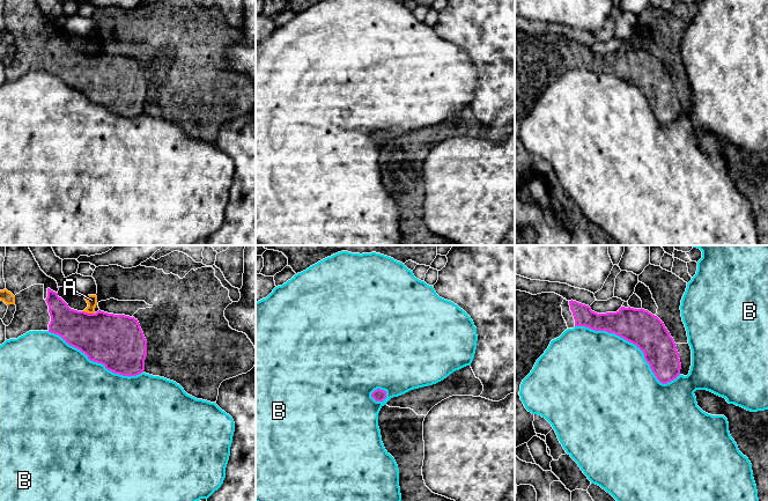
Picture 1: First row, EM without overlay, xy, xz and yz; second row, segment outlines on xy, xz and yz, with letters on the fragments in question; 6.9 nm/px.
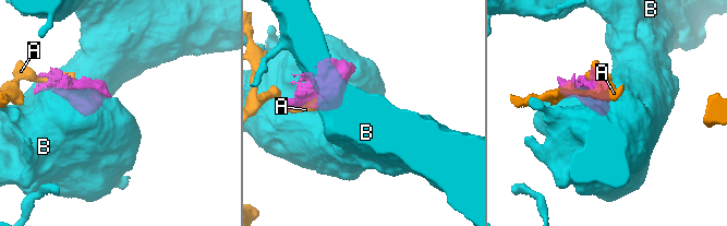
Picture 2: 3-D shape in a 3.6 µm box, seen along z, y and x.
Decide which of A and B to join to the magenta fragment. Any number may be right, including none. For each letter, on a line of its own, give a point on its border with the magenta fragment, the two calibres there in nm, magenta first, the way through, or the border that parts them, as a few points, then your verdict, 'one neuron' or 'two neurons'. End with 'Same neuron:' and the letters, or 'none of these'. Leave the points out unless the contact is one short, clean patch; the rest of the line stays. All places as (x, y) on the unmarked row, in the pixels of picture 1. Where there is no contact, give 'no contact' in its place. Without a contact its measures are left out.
A: meets magenta in xy at (90, 54); 360 nm thick on the magenta side, 80 nm on the other; two neurons
B: meets magenta in yz at (633, 83); 260 nm thick on the magenta side, 480 nm on the other; two neurons
Same neuron: none of these

